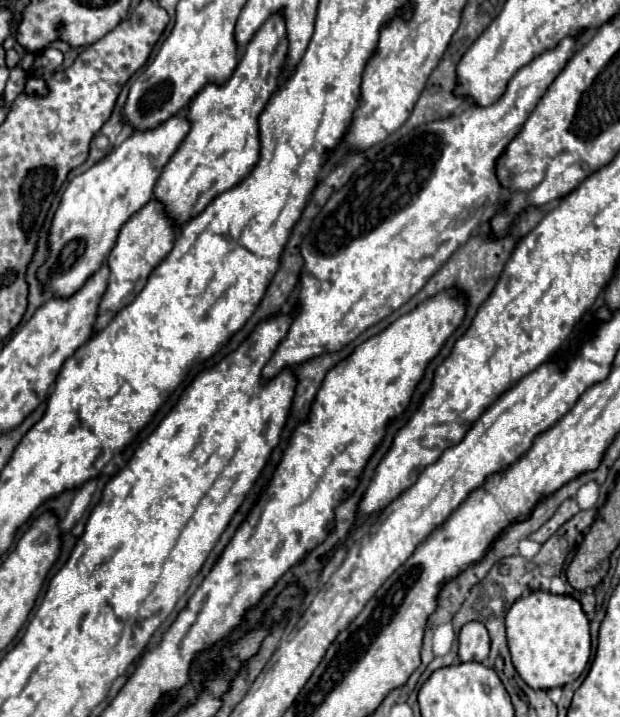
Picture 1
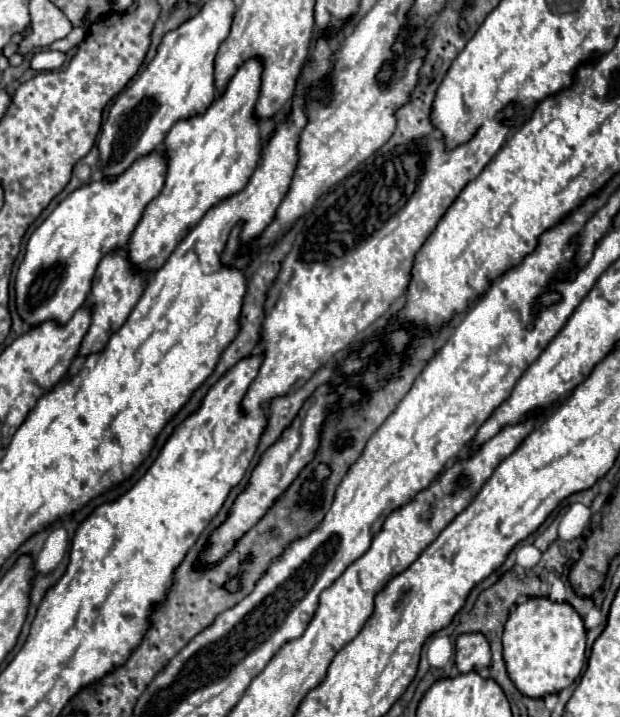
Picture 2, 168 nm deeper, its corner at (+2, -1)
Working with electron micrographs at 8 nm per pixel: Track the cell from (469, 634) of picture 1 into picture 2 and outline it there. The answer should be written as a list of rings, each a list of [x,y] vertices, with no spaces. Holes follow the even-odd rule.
[[[480,632],[460,634],[456,640],[456,666],[460,672],[480,672],[490,664],[490,644]]]

